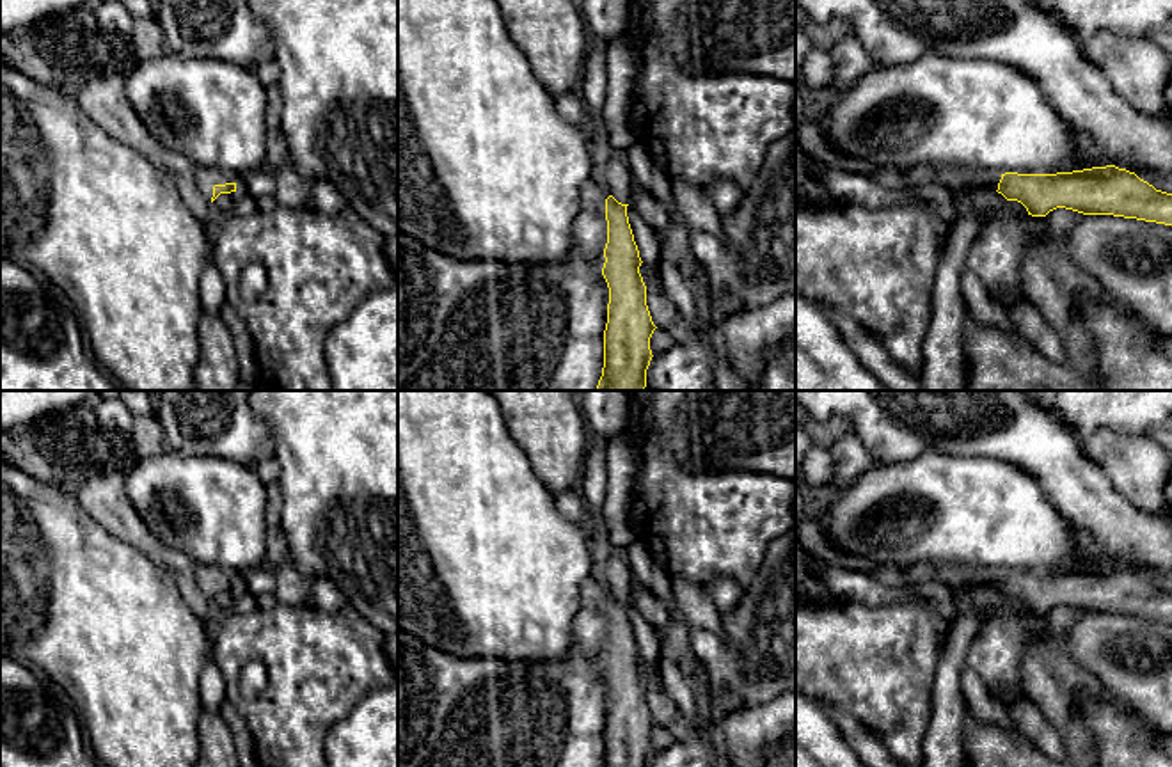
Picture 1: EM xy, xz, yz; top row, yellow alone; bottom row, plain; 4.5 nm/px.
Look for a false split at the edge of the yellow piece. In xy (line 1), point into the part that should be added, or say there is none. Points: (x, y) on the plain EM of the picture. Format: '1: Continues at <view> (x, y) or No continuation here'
1: Continues at xy (206, 576)

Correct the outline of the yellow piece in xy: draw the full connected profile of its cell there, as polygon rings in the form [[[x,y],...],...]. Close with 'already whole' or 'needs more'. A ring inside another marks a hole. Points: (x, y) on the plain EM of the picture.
[[[195,565],[195,582],[210,600],[220,591],[236,589],[236,577],[215,565]]] | needs more

